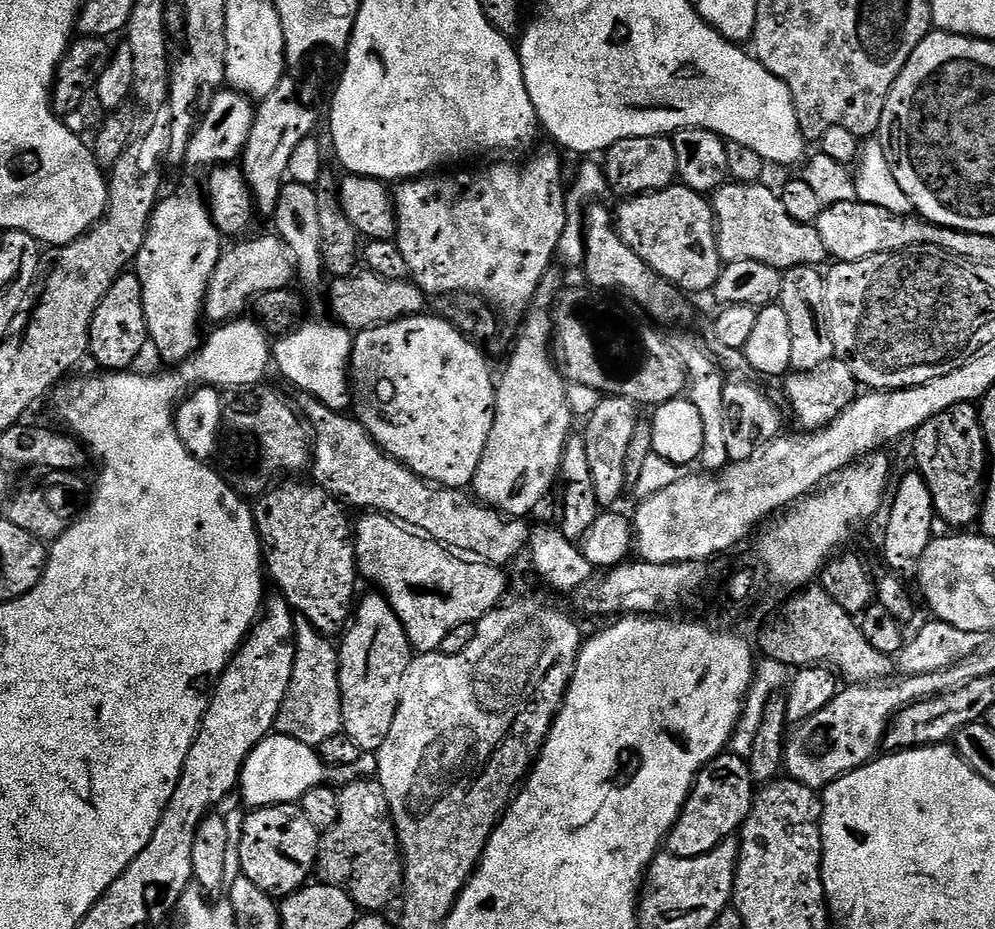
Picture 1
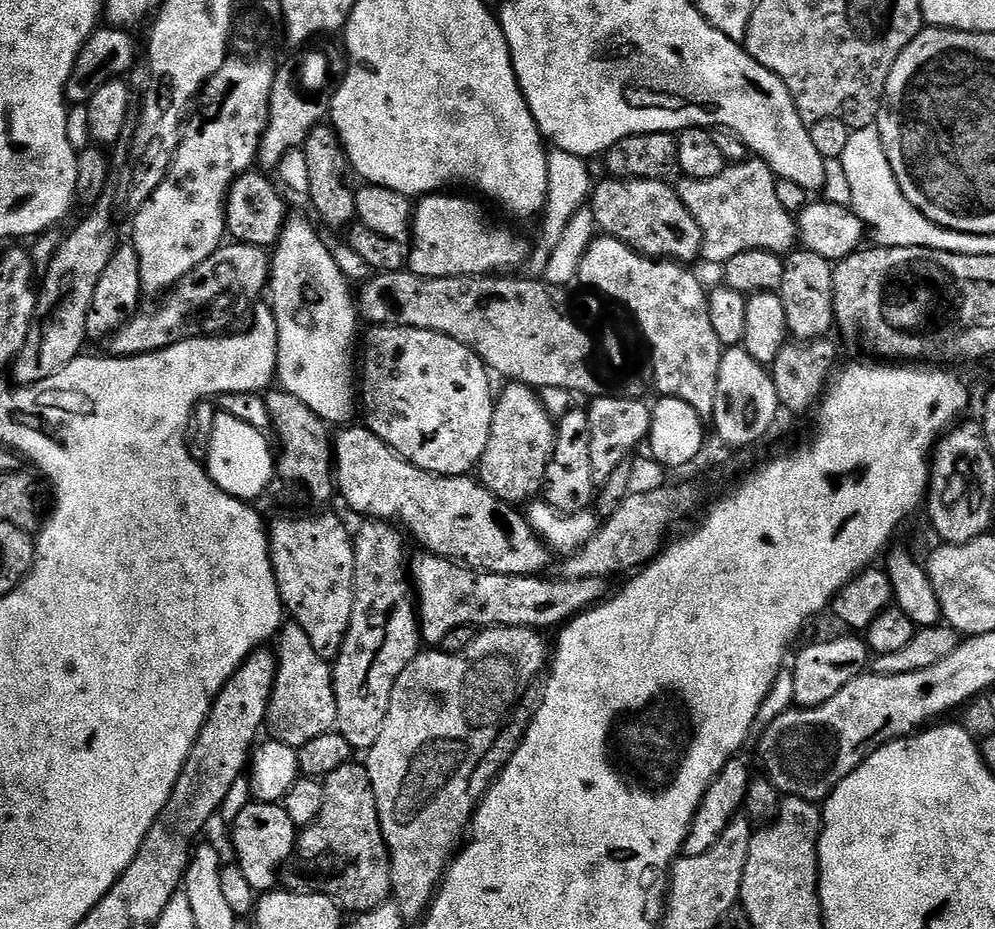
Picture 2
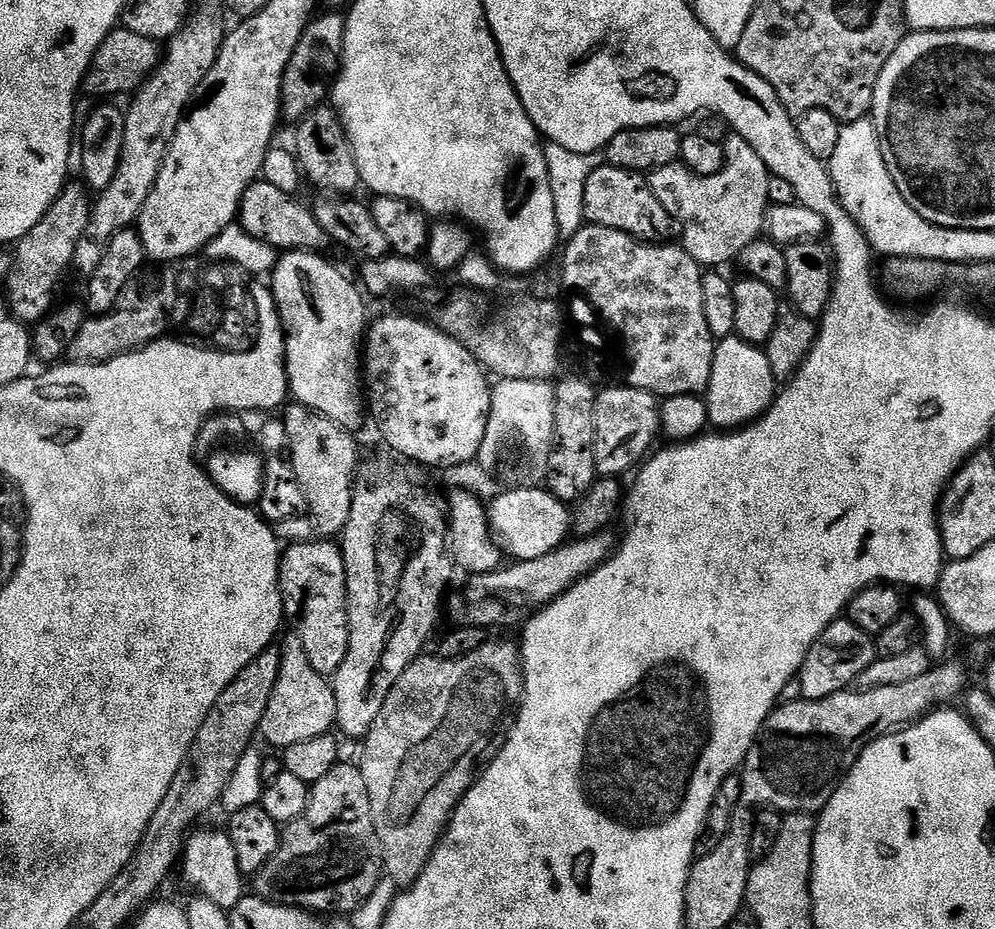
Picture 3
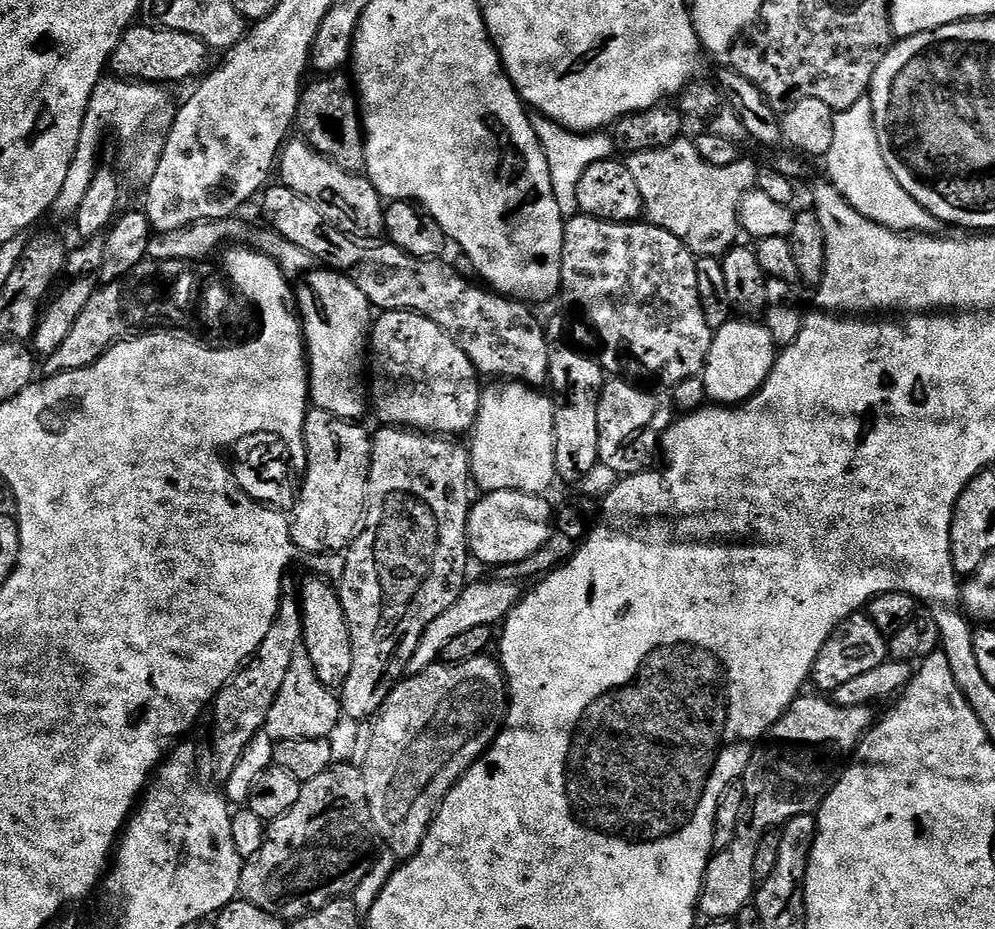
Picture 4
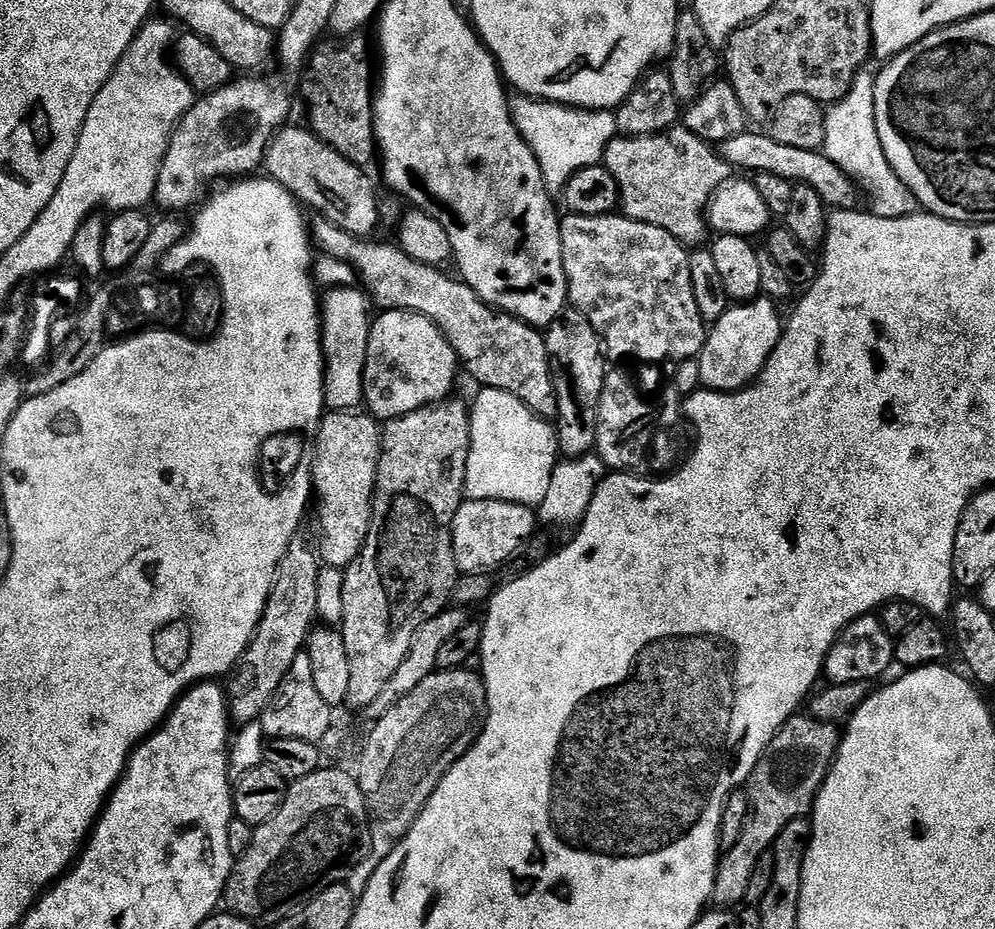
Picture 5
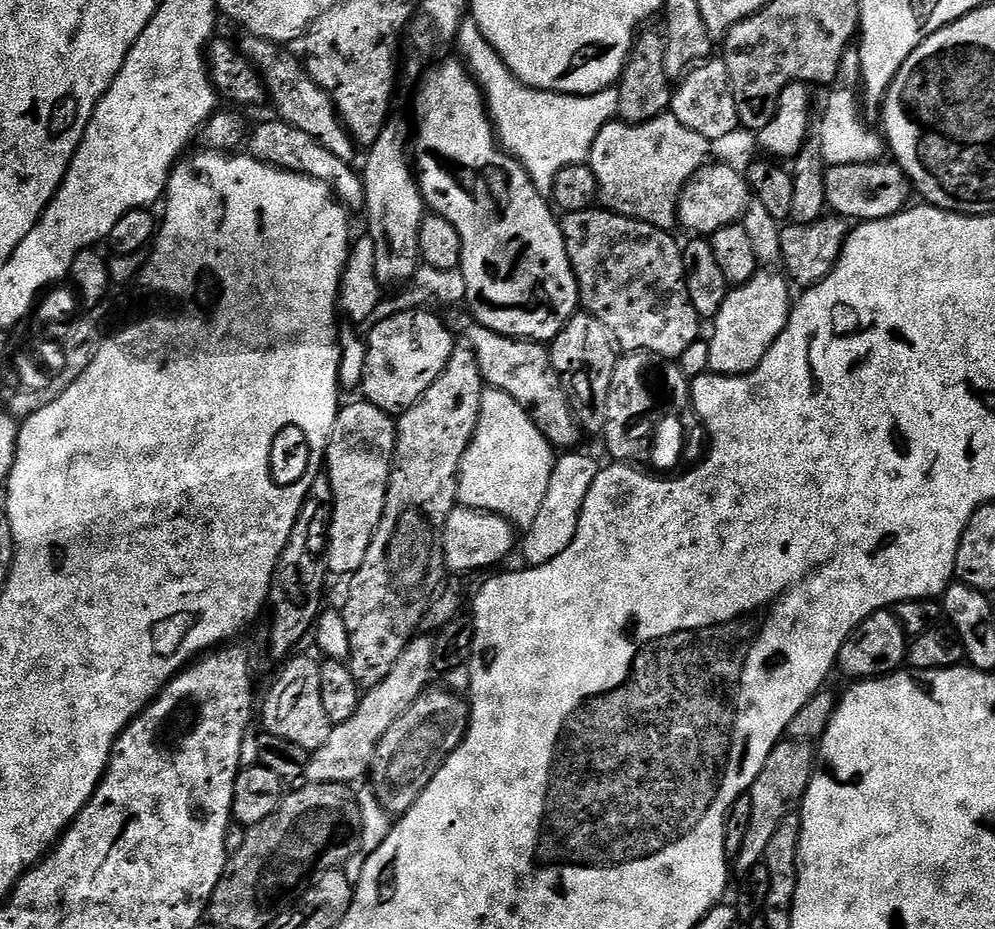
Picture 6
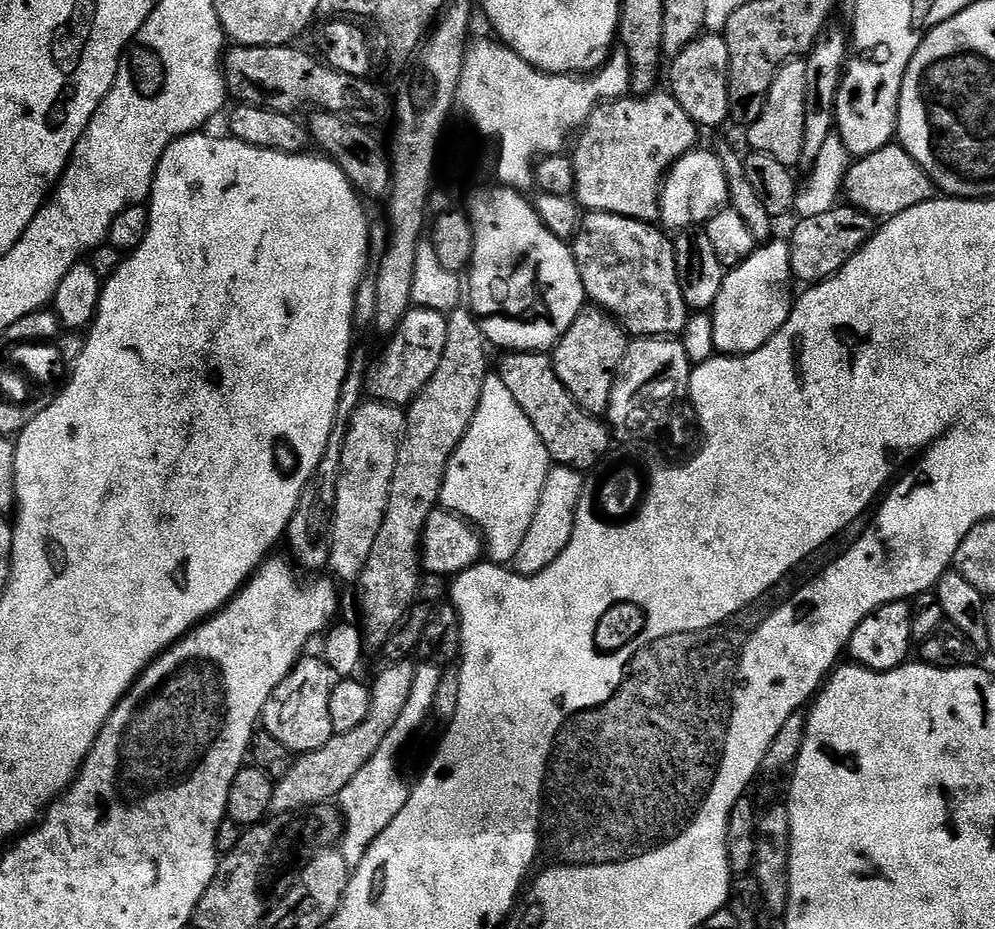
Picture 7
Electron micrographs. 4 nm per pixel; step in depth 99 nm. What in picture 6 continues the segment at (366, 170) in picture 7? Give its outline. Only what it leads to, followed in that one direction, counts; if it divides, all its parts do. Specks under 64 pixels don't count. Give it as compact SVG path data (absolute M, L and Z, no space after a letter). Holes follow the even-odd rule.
M245 35L244 41L239 41L240 52L248 59L256 71L260 73L260 78L264 82L267 99L272 100L276 107L275 115L281 120L285 120L290 126L298 126L298 130L310 134L330 154L335 154L338 158L349 162L355 161L358 145L353 140L351 134L340 120L340 115L336 113L336 103L325 94L318 85L308 76L308 71L304 69L301 57L287 56L285 49L279 44L272 44L269 40L263 40L257 36Z

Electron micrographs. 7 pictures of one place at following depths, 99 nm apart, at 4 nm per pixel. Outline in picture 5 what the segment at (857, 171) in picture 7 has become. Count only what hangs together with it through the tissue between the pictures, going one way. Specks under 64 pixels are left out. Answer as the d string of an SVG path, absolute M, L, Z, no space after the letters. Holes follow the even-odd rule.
M746 130L742 134L734 134L730 138L719 141L718 155L733 169L744 174L765 172L778 174L778 178L786 178L793 184L809 184L822 198L822 202L832 210L852 210L857 207L856 192L858 185L850 179L823 151L802 150L799 146L786 146L778 142L771 134L764 130Z

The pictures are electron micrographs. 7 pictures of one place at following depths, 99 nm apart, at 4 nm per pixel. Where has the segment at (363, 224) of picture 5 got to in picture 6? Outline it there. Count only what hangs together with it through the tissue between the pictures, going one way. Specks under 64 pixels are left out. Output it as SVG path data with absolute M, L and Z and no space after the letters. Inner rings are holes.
M271 118L264 120L256 129L251 129L246 140L246 148L252 159L260 160L263 164L271 164L285 172L299 172L311 176L313 180L321 180L331 188L337 200L349 210L360 210L364 206L364 181L361 173L352 169L353 165L347 160L330 154L326 146L319 144L310 134L298 130L298 126L290 126L285 120Z

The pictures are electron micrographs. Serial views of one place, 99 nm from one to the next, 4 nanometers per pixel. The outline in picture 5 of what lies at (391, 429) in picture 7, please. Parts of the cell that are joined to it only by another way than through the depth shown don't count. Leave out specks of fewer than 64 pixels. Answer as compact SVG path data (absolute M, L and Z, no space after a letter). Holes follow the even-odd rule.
M332 410L320 421L320 431L315 433L316 461L312 467L314 508L320 515L320 544L318 551L325 565L339 568L348 567L358 558L372 525L372 496L376 492L376 475L380 461L381 425L375 416L364 410Z

